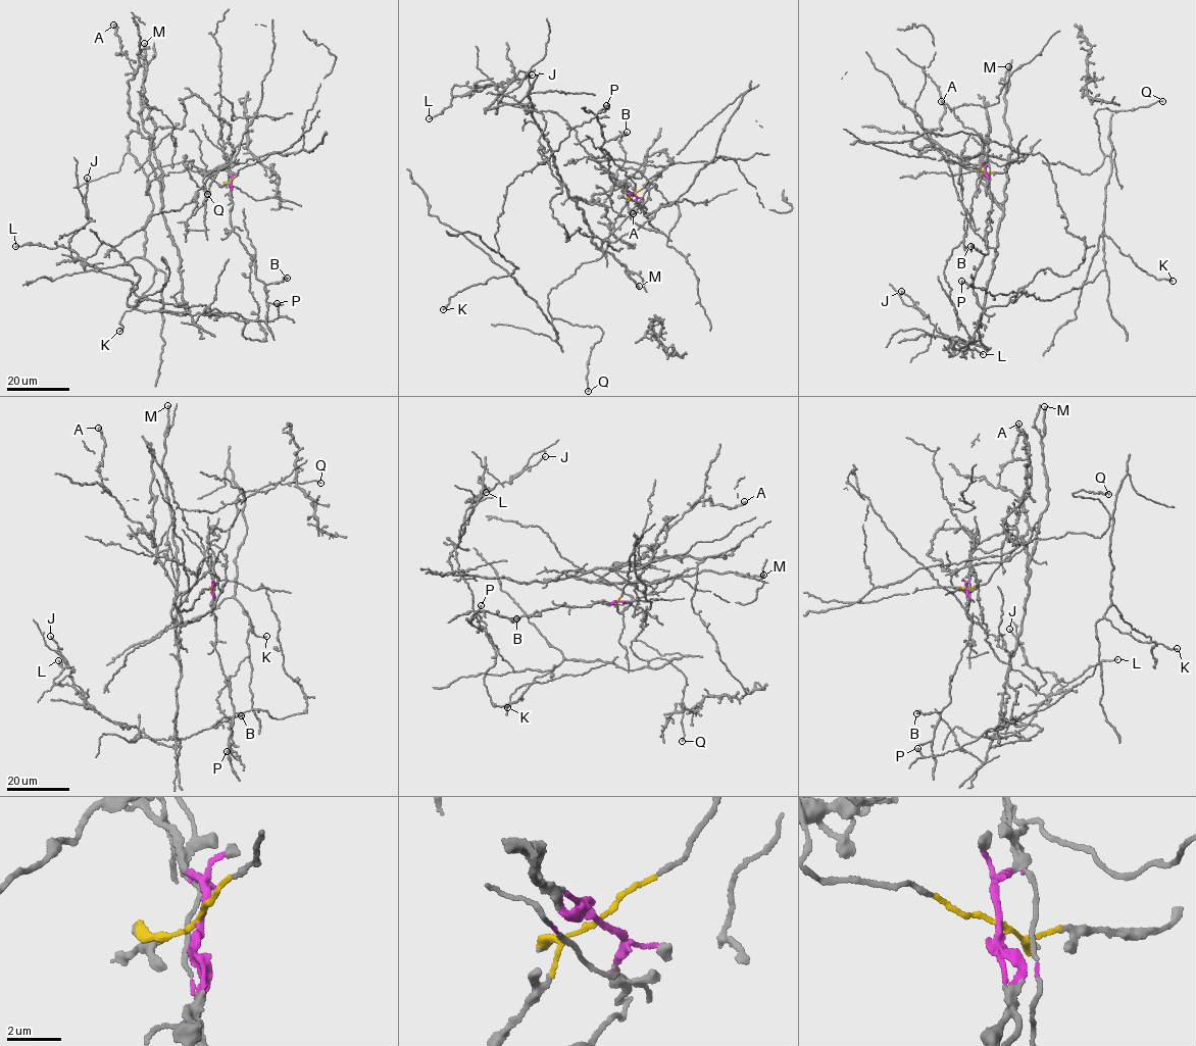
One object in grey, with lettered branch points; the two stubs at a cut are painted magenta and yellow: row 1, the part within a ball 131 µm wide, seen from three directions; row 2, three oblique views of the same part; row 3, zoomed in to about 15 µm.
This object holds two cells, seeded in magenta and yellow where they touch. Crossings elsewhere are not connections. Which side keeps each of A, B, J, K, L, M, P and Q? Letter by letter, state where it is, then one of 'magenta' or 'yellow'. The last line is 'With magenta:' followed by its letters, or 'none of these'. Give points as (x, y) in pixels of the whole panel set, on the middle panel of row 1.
A: place (633, 213); magenta
B: place (627, 132); magenta
J: place (532, 75); magenta
K: place (443, 309); yellow
L: place (429, 118); magenta
M: place (639, 286); magenta
P: place (606, 105); yellow
Q: place (588, 391); yellow
With magenta: A, B, J, L, M

